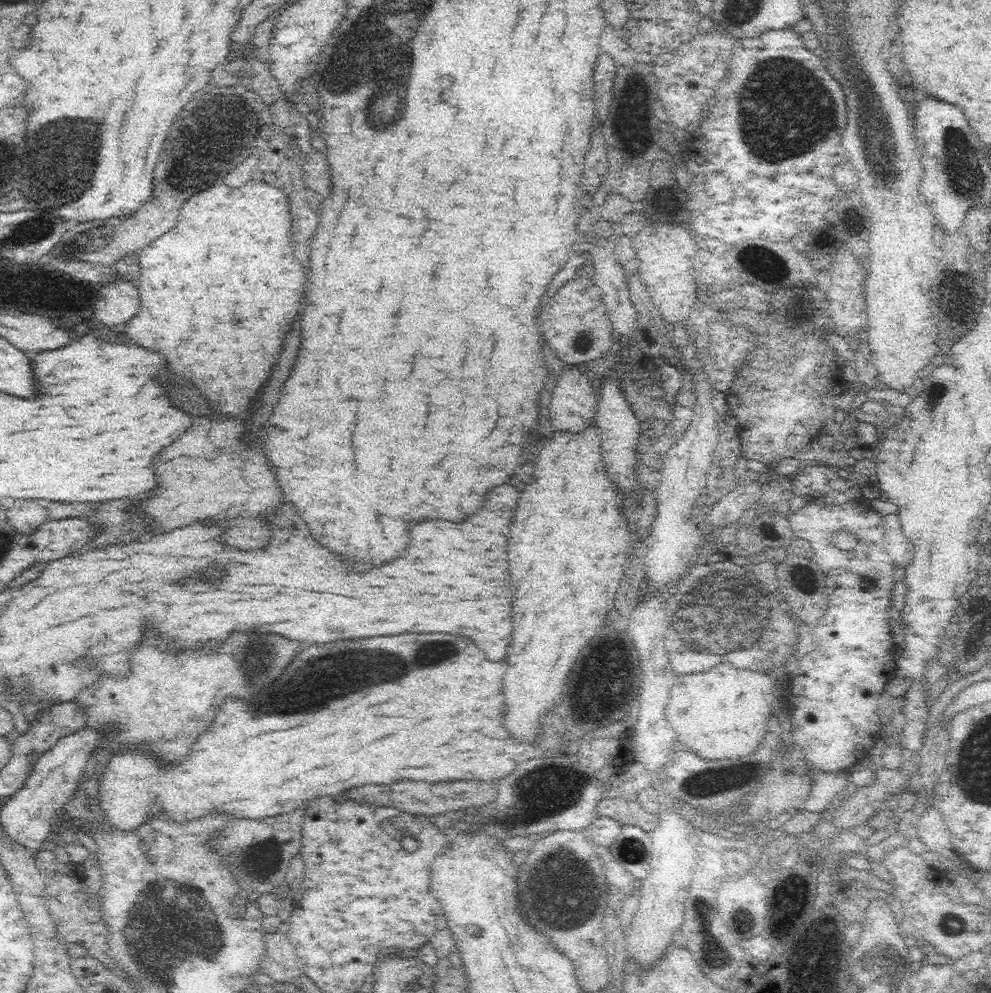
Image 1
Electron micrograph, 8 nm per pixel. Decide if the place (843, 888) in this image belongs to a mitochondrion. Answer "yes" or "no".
no

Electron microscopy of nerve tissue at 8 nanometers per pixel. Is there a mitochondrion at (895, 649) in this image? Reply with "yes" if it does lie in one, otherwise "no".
no

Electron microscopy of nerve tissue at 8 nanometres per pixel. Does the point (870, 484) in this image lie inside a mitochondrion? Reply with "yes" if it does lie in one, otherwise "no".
no

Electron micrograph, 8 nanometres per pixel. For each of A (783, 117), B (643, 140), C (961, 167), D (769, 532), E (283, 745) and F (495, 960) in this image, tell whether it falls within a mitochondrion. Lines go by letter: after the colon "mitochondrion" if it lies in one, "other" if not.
A: mitochondrion
B: other
C: mitochondrion
D: other
E: other
F: other

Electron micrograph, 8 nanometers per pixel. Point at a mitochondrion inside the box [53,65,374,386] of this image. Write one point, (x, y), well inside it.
(218, 122)

